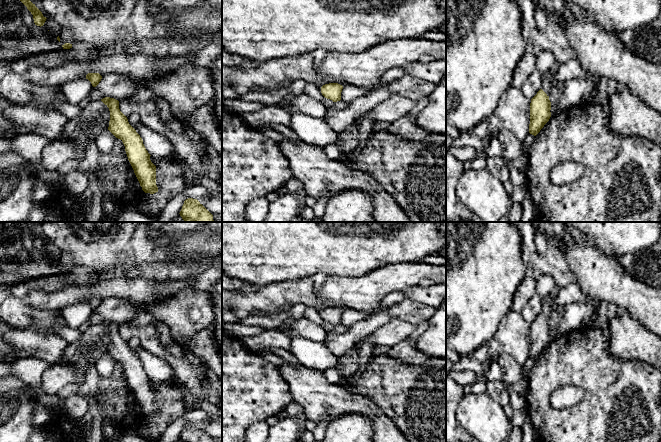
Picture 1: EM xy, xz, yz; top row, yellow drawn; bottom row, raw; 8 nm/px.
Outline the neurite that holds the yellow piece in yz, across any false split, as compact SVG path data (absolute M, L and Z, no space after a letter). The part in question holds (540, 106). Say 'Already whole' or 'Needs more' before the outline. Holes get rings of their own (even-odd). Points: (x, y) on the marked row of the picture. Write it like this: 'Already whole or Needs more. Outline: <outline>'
Already whole. Outline: M540 89L531 99L529 133L536 136L551 117L549 96Z

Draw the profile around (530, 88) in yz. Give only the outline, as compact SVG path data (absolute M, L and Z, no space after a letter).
M535 69L528 80L522 85L521 90L523 94L531 100L542 88L542 82L543 74Z

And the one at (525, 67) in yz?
M525 53L516 65L511 86L521 89L522 85L528 80L536 69L536 53Z

